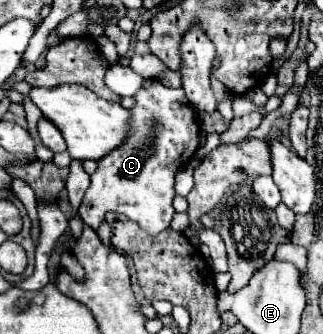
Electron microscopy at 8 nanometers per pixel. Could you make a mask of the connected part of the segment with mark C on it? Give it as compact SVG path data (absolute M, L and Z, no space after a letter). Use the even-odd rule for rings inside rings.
M145 80L145 84L137 90L135 106L129 110L129 132L121 146L105 154L97 160L97 170L91 174L91 186L85 192L85 198L79 206L79 216L87 226L93 230L99 228L101 220L107 212L121 212L136 222L143 230L152 235L157 235L169 228L175 208L175 174L187 166L193 152L199 146L199 120L193 112L193 106L187 102L187 96L183 94L183 88L167 88L159 80Z

